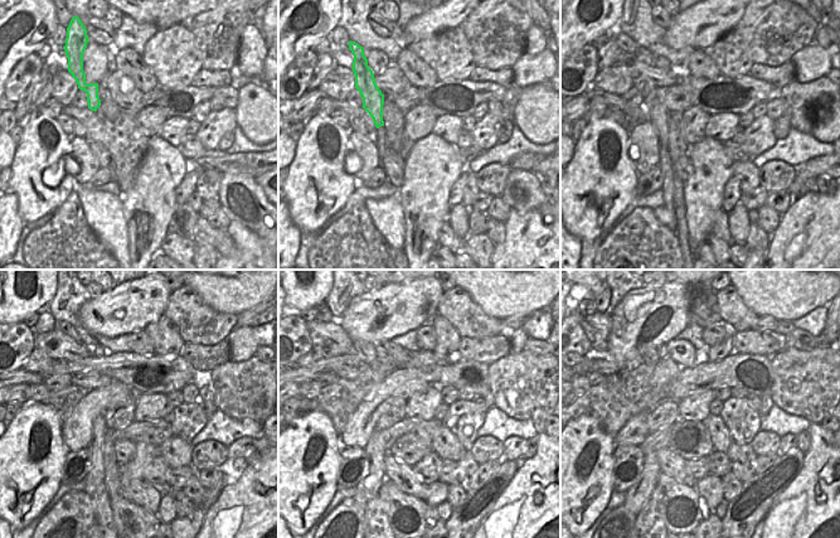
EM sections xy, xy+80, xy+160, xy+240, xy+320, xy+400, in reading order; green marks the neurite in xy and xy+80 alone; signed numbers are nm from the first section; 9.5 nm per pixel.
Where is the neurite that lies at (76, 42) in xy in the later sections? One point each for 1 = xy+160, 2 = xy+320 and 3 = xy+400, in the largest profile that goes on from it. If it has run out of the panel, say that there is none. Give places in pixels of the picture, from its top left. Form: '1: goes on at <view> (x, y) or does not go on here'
1: goes on at xy+160 (658, 115)
2: goes on at xy+320 (368, 488)
3: goes on at xy+400 (637, 495)

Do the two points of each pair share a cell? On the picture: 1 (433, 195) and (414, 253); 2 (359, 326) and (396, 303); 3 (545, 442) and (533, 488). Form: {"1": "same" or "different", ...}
{"1": "same", "2": "same", "3": "same"}

